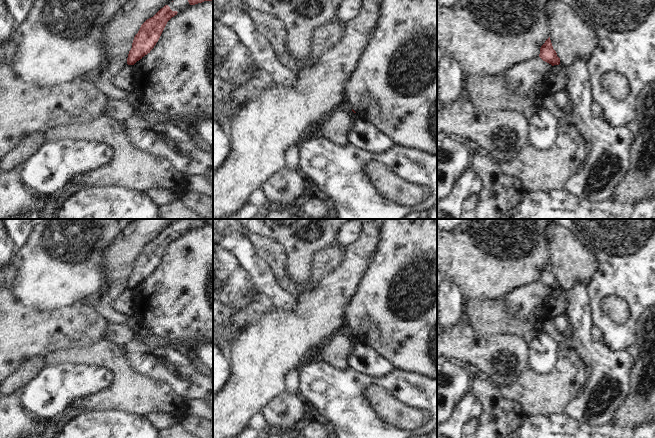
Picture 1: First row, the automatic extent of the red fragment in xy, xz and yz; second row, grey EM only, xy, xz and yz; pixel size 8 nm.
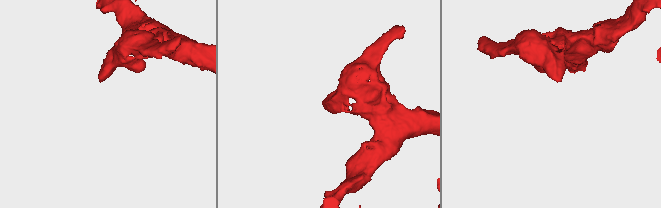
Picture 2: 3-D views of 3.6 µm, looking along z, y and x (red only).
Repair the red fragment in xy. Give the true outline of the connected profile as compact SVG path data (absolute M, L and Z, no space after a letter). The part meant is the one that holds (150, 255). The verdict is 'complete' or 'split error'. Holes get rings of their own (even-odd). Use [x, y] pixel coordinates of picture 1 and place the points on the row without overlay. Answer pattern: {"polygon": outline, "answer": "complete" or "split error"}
{"polygon": "M165 229L153 241L147 243L141 249L128 278L128 289L134 289L150 277L158 266L167 246L177 237L177 235L172 235L168 229Z", "answer": "complete"}

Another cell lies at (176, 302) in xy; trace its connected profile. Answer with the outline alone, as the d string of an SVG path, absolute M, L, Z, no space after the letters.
M213 225L189 229L184 235L178 236L167 246L154 272L132 292L133 317L151 335L175 343L181 339L213 342Z

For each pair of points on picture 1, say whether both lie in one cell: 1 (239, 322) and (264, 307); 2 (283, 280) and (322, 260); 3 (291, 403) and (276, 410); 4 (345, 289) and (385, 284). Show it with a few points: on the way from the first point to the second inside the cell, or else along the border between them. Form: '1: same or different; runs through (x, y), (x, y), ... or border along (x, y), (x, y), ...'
1: same; runs through (245, 317), (258, 309)
2: same; runs through (295, 286), (306, 285), (318, 272)
3: same; runs through (287, 407), (280, 410)
4: different; border along (368, 266), (361, 278), (356, 293), (346, 308)

